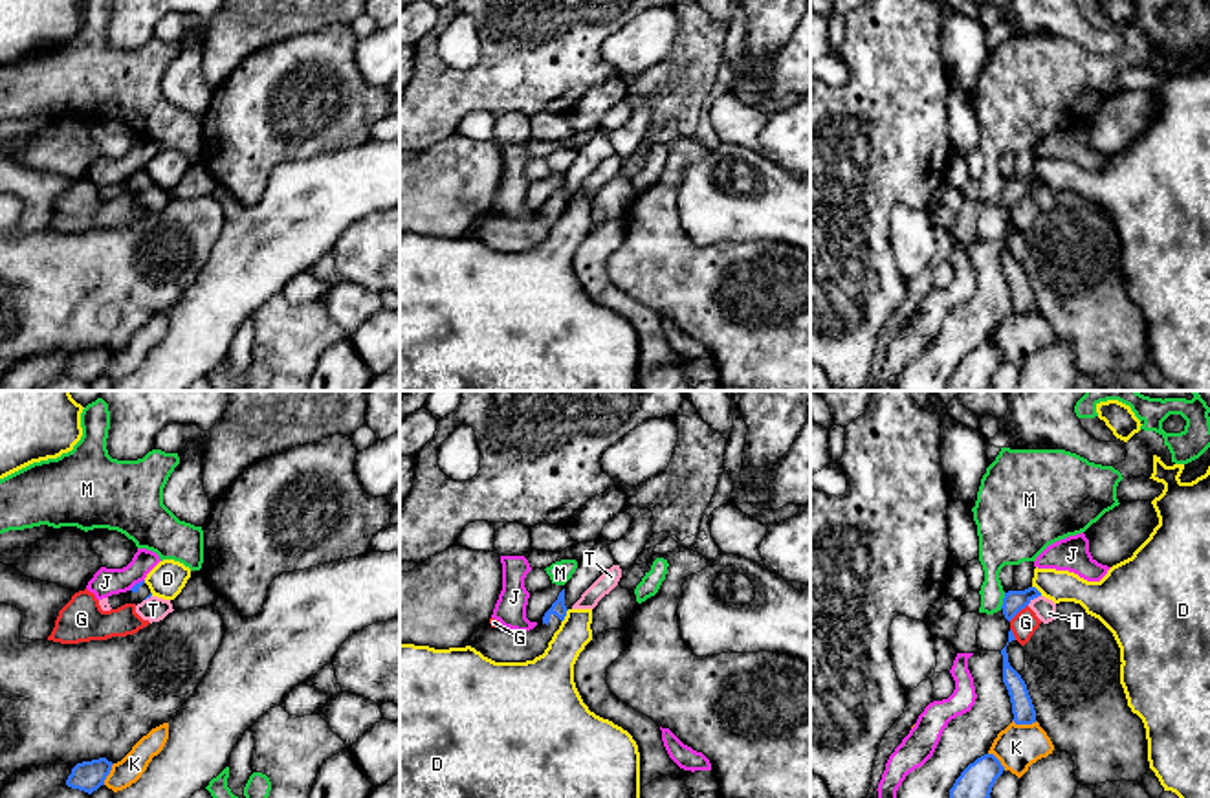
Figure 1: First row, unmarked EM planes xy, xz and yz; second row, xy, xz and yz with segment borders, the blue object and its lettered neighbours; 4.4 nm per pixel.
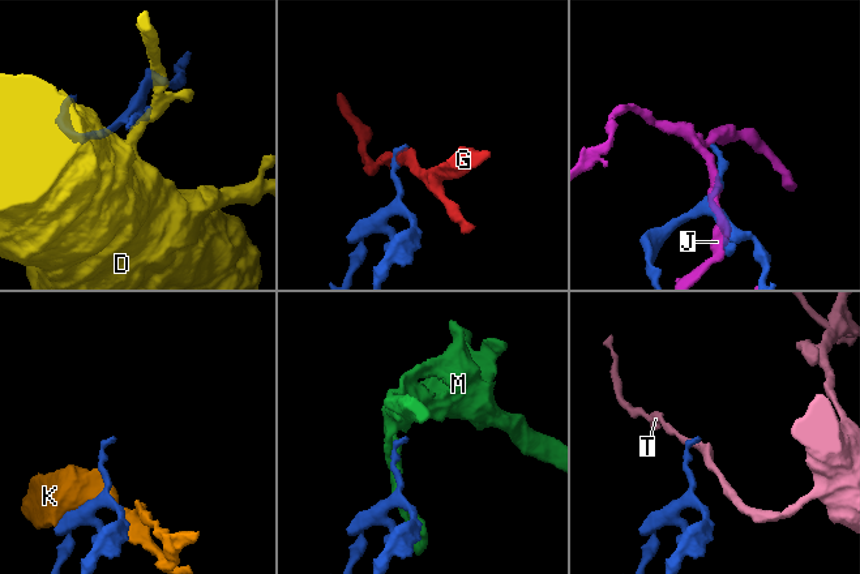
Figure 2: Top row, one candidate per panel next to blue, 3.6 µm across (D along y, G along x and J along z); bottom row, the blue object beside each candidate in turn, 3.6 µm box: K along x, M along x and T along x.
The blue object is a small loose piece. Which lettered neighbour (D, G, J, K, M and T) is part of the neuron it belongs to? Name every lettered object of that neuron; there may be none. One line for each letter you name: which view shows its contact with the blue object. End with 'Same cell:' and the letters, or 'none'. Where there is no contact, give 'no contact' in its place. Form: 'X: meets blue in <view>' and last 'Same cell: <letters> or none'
Same cell: none

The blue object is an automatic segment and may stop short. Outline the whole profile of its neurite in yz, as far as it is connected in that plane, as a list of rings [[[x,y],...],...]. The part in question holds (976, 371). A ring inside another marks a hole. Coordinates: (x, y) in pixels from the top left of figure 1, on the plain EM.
[[[994,343],[970,352],[950,378],[950,391],[986,391],[1005,356]]]

